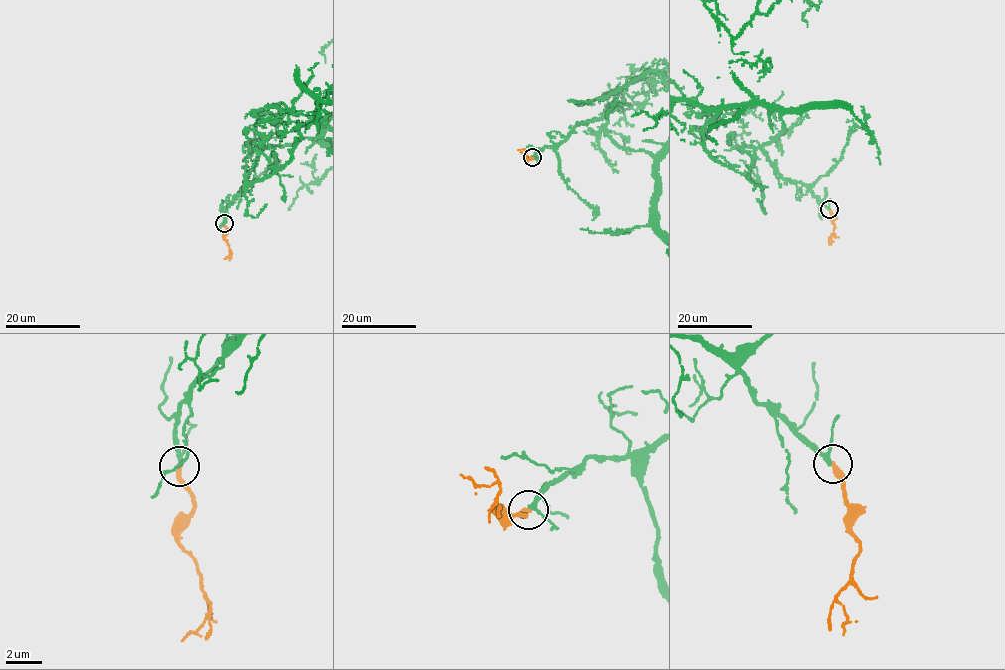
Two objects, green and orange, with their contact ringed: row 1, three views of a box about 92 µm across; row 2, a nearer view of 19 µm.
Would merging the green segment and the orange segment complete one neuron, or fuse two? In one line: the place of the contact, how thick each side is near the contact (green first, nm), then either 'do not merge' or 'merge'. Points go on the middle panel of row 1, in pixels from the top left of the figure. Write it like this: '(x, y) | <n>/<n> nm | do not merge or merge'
(532, 157) | 200/320 nm | merge

